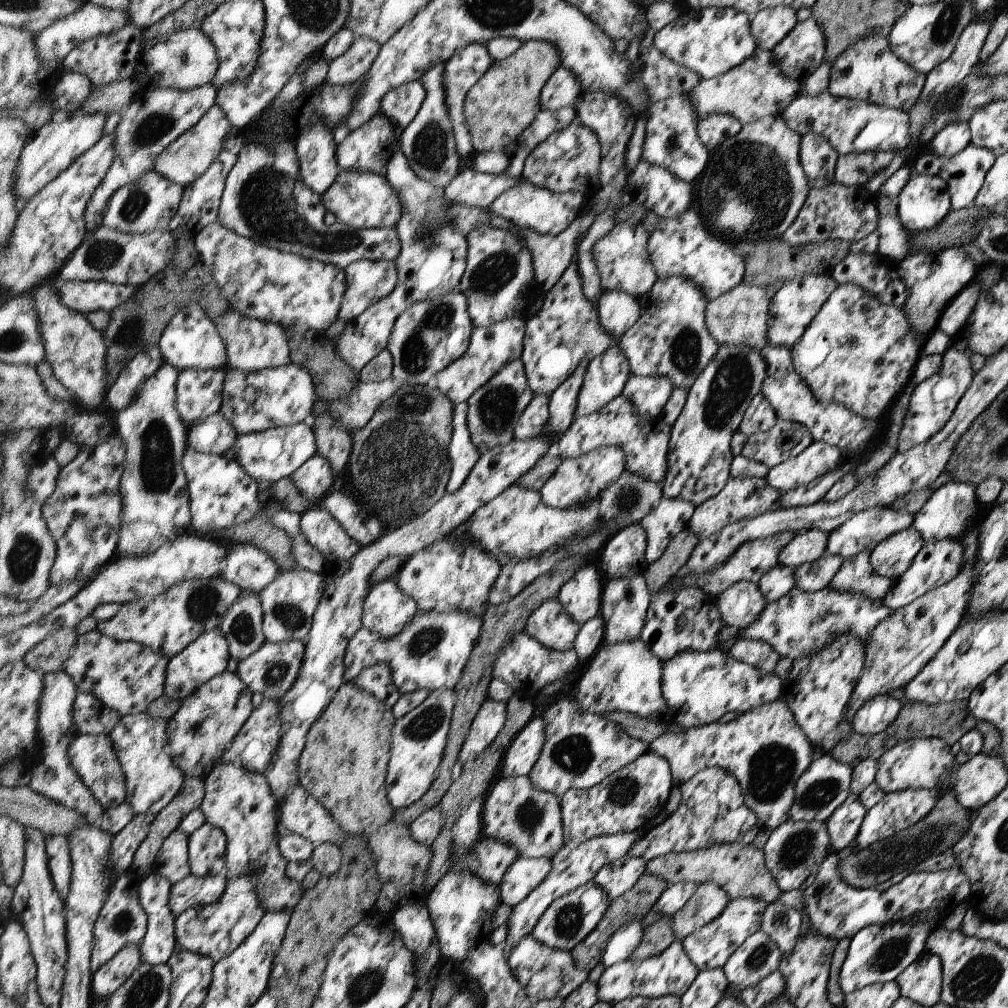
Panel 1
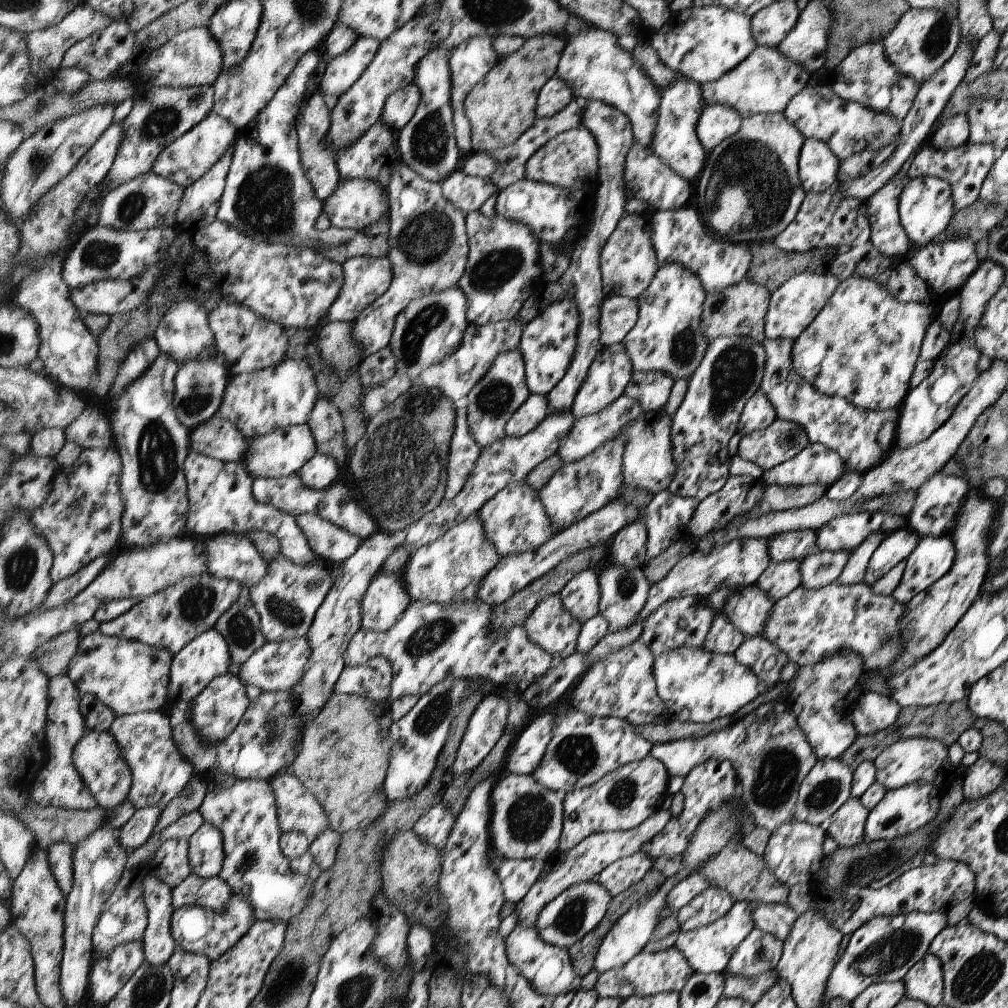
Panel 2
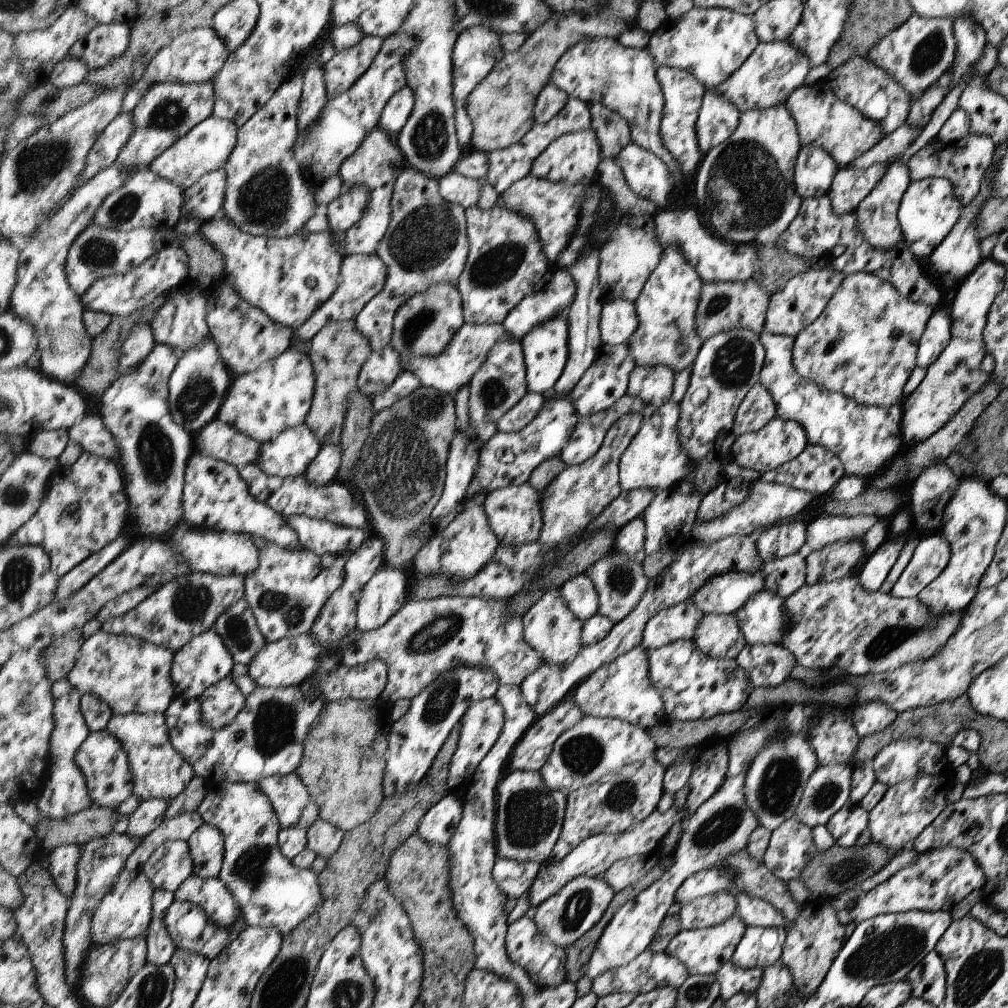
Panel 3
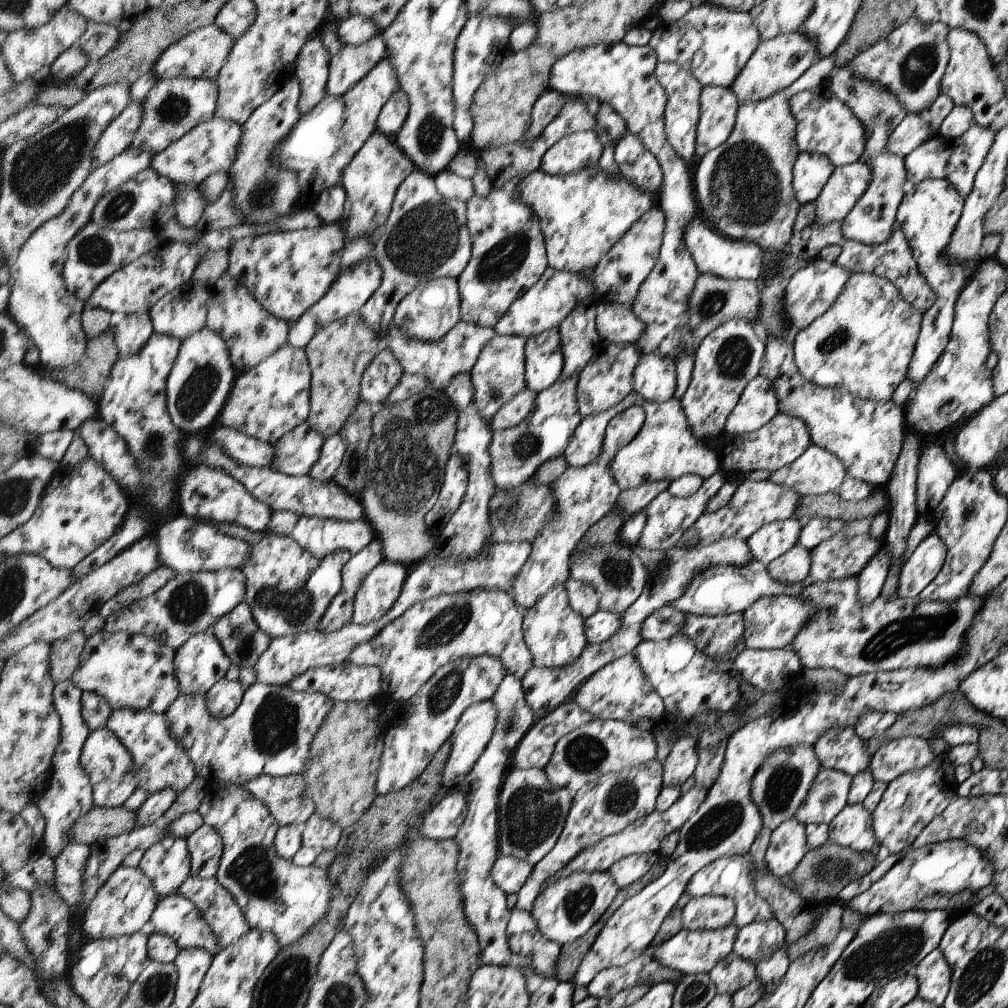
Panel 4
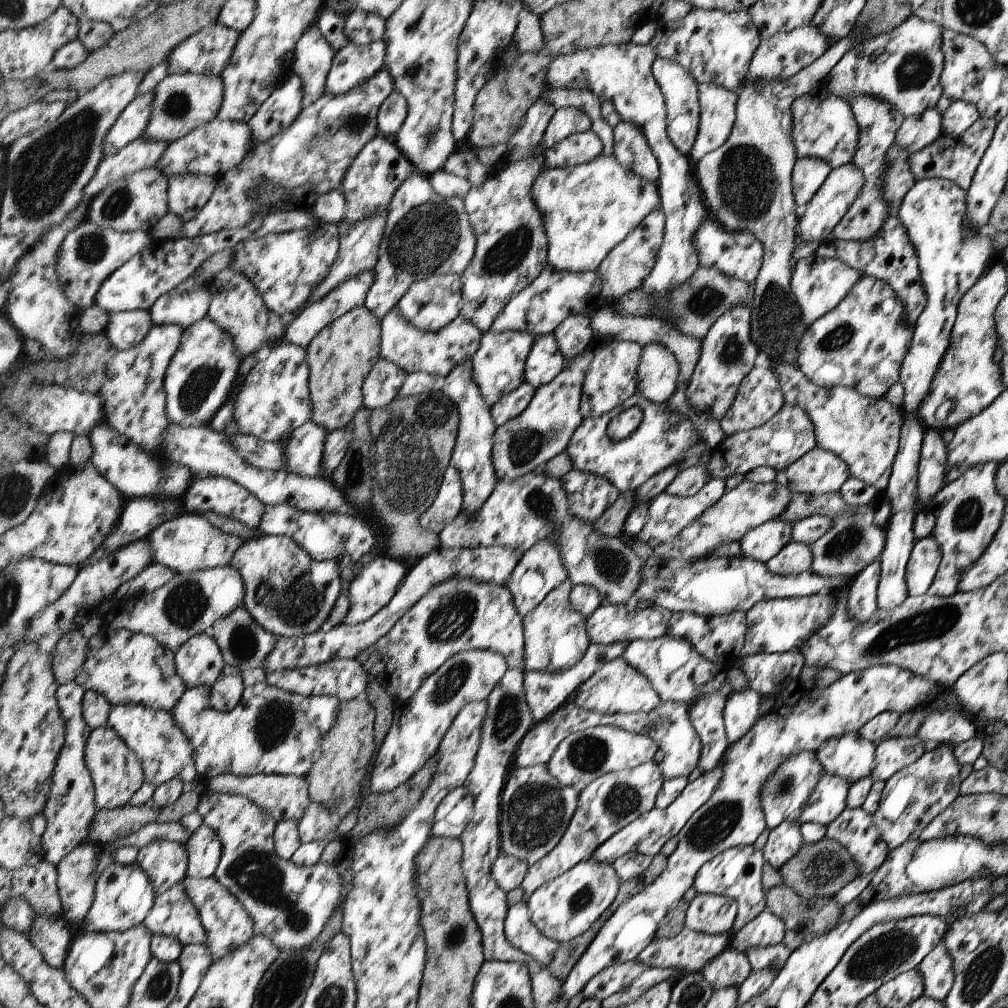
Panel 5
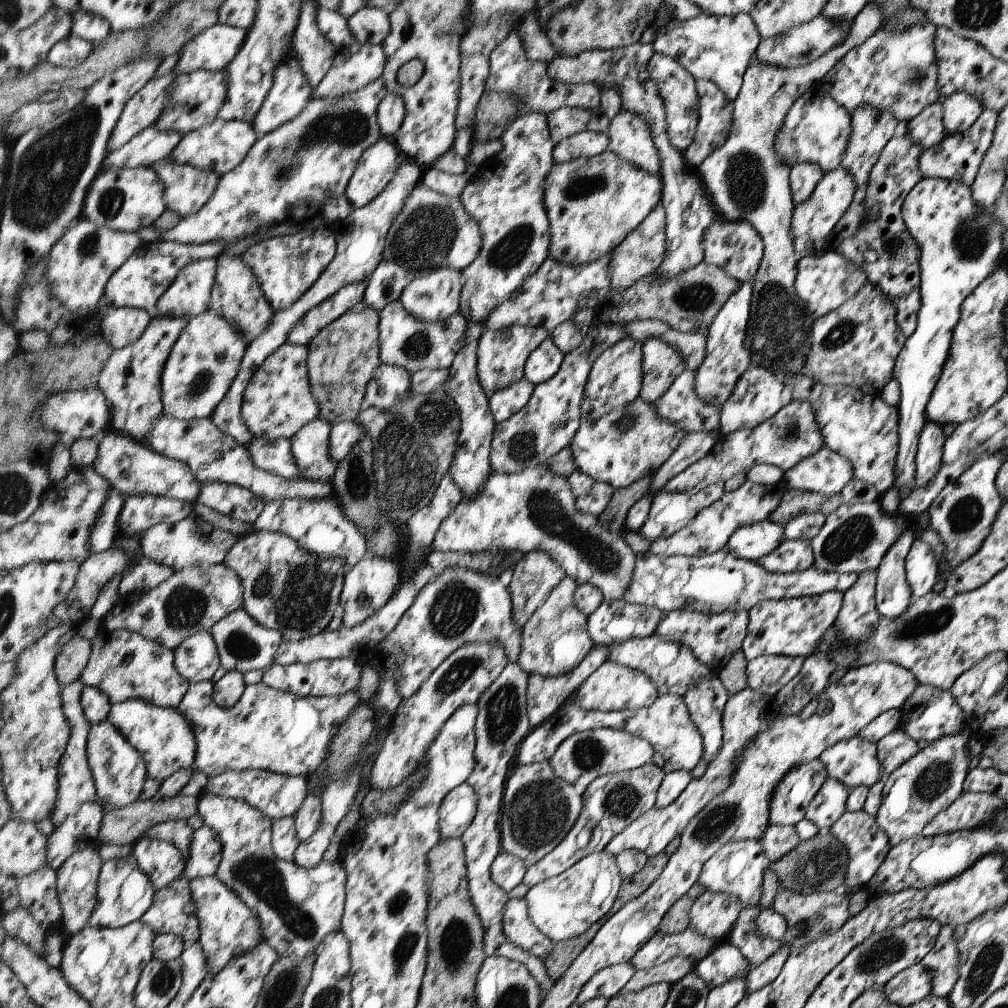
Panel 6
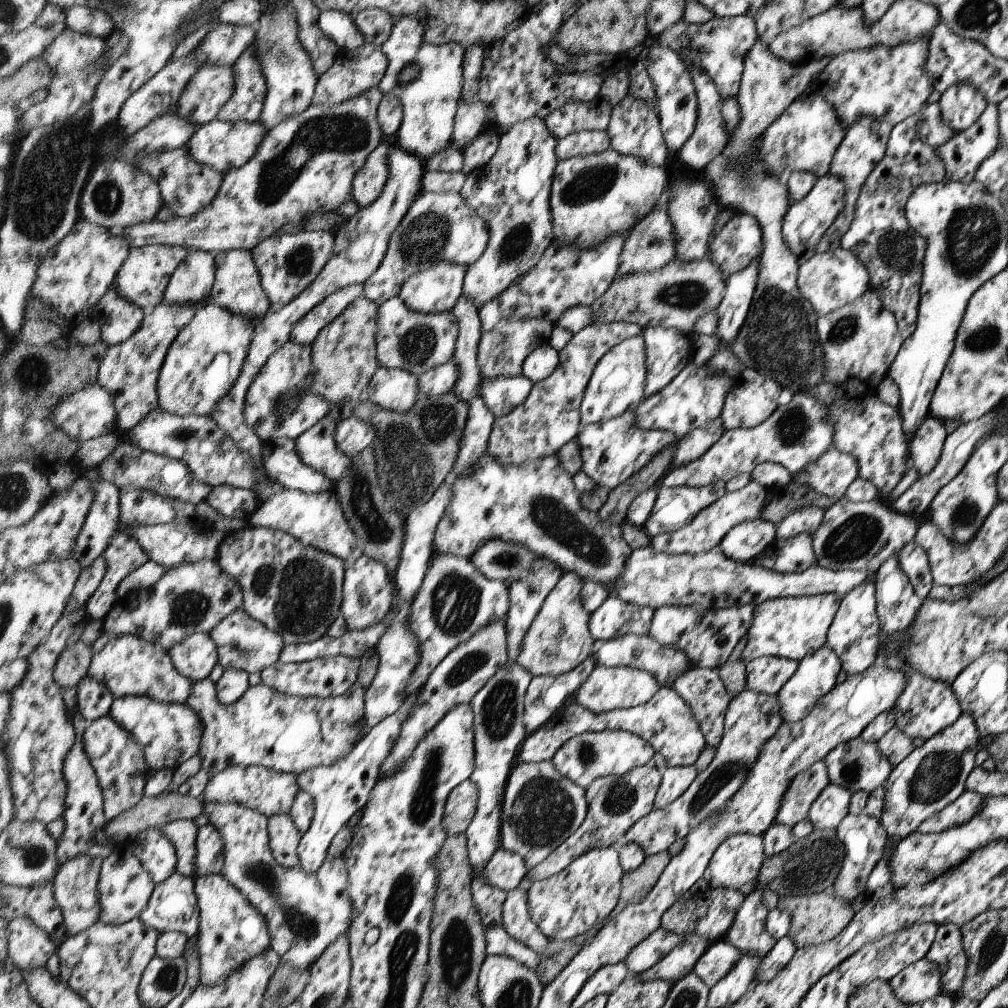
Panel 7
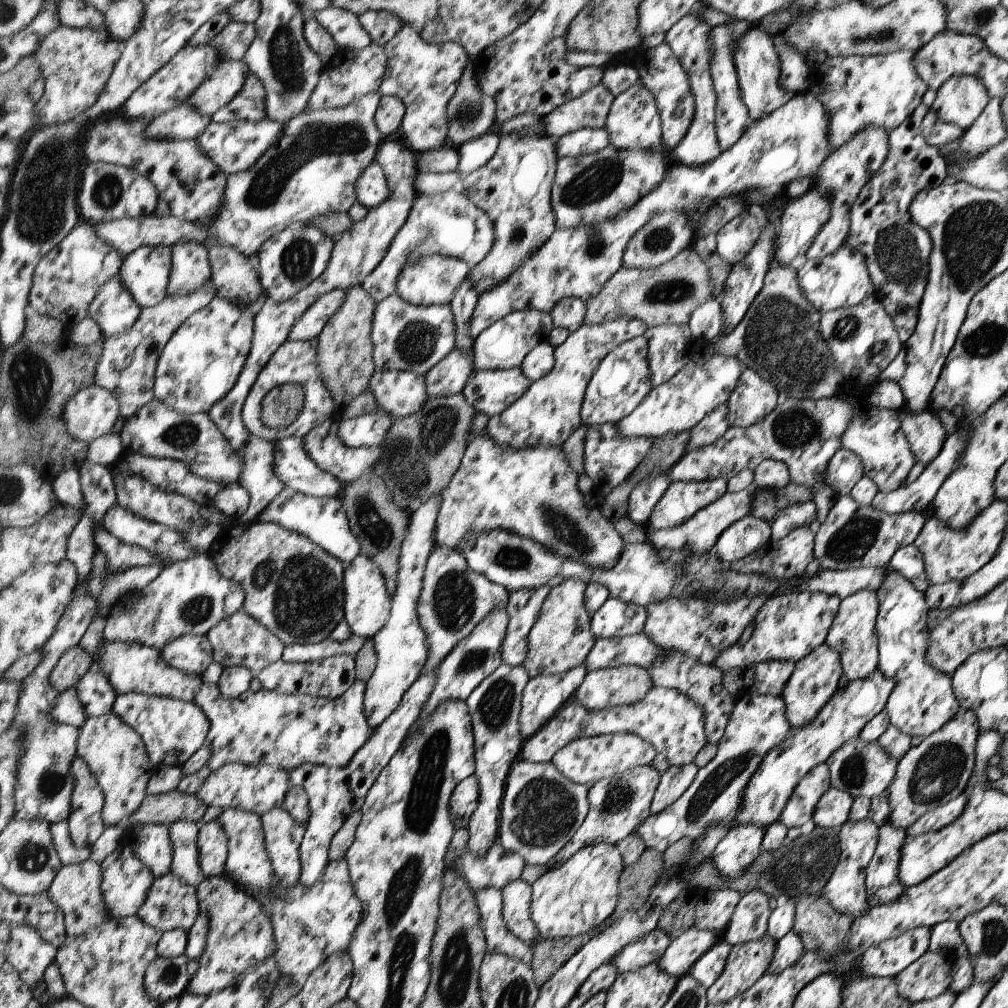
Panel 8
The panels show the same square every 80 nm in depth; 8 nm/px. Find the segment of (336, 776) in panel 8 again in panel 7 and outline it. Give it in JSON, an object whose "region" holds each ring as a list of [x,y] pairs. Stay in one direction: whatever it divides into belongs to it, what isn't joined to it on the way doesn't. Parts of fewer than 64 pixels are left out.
{"region":[[[417,694],[408,696],[393,715],[373,726],[345,758],[328,766],[320,765],[312,771],[306,771],[297,776],[297,783],[301,790],[311,794],[315,802],[312,824],[309,831],[303,834],[304,838],[301,839],[300,846],[297,848],[300,866],[307,873],[315,873],[322,866],[327,859],[327,852],[334,836],[346,826],[356,811],[362,809],[369,801],[370,791],[380,778],[380,767],[392,752],[393,744],[400,735],[402,723],[413,709]]]}

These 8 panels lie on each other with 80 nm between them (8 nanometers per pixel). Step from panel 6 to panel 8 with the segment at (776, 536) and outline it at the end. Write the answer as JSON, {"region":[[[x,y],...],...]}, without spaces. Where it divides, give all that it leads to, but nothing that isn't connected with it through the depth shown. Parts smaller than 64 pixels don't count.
{"region":[[[748,514],[719,537],[713,550],[728,568],[729,564],[737,563],[748,555],[755,555],[771,541],[772,524]]]}

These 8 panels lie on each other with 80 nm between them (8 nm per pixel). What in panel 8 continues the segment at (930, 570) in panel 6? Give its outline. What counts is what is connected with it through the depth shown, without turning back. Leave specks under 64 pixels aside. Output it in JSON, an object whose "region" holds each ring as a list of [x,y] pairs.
{"region":[[[912,543],[900,548],[893,556],[887,568],[894,569],[906,577],[920,592],[926,592],[931,585],[924,564],[922,553]]]}

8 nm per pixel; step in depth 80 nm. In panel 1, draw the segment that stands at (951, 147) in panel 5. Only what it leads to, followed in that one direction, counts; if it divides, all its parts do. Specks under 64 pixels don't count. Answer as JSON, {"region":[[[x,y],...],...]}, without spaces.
{"region":[[[972,142],[953,157],[941,157],[931,150],[919,157],[914,157],[909,161],[912,173],[930,174],[941,176],[942,180],[948,184],[950,196],[952,196],[952,209],[966,209],[972,205],[974,198],[982,188],[986,173],[992,168],[995,161],[995,154],[986,147],[979,147]]]}

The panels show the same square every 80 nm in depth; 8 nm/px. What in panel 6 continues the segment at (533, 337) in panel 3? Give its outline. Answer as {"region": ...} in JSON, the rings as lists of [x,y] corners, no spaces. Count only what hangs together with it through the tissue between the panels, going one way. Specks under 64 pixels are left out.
{"region":[[[548,335],[525,363],[524,378],[535,385],[545,383],[557,374],[564,358],[565,353],[557,347],[552,336]]]}

